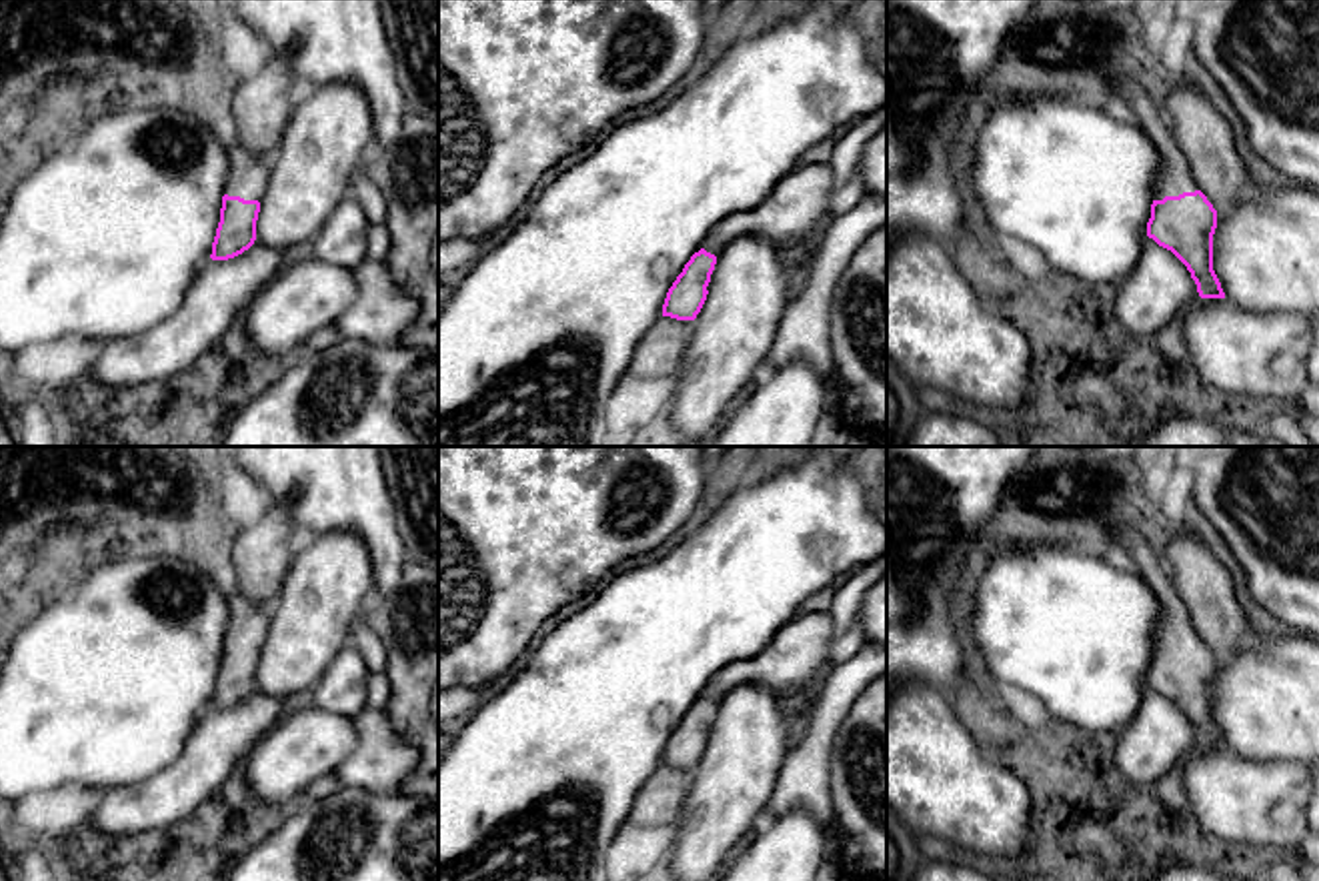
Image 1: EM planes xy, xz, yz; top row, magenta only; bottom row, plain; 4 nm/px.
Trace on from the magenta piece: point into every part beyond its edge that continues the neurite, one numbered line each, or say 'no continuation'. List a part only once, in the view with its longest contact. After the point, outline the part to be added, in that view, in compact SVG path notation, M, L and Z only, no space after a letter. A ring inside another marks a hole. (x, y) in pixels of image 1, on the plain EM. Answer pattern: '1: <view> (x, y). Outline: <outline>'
1: yz (1173, 625). Outline: M1113 521L1109 523L1109 533L1115 545L1123 551L1121 561L1145 579L1151 593L1161 603L1161 617L1155 629L1155 649L1195 641L1197 633L1191 625L1189 611L1179 599L1163 561L1149 549L1137 531Z

